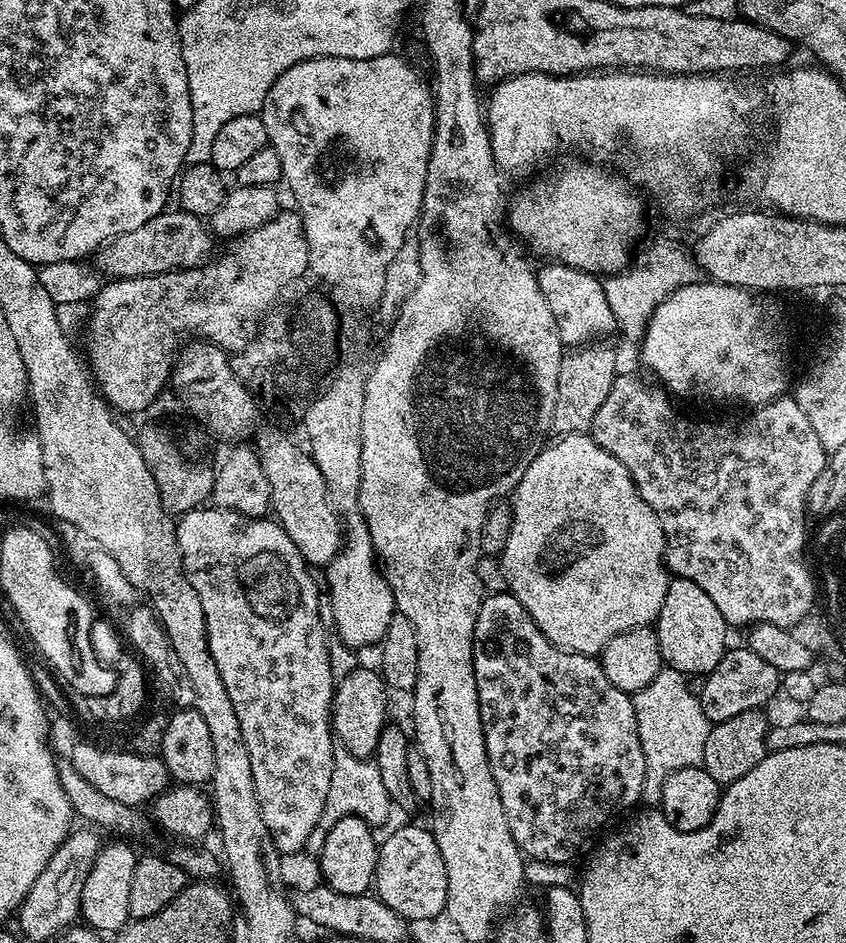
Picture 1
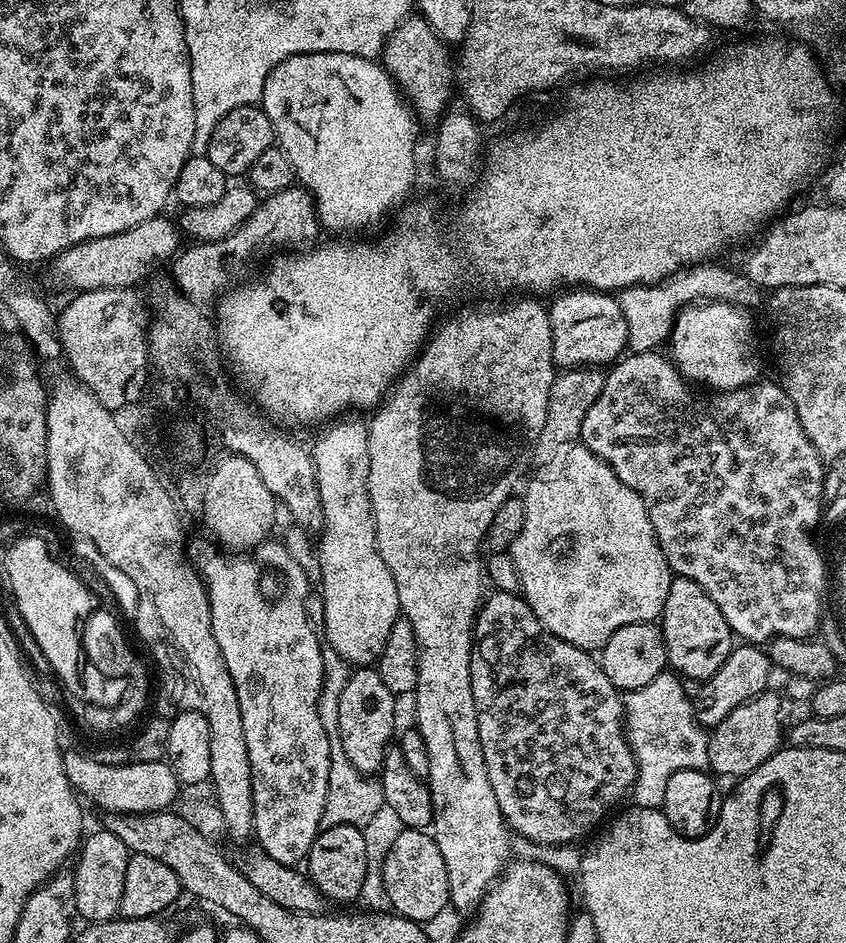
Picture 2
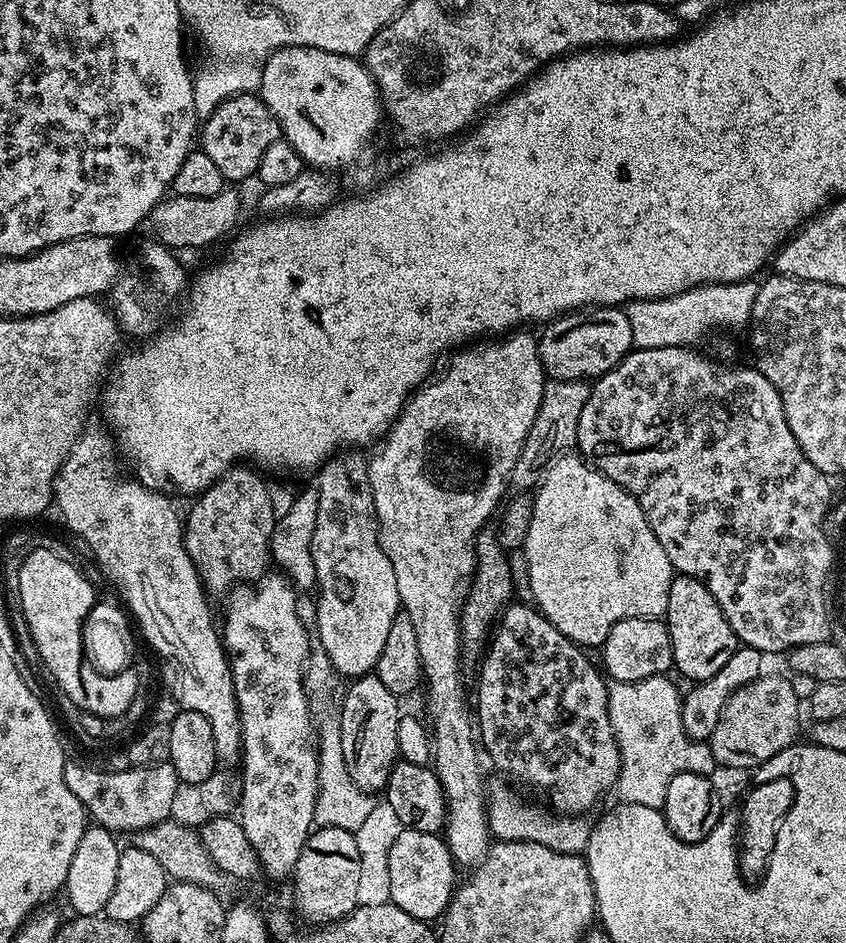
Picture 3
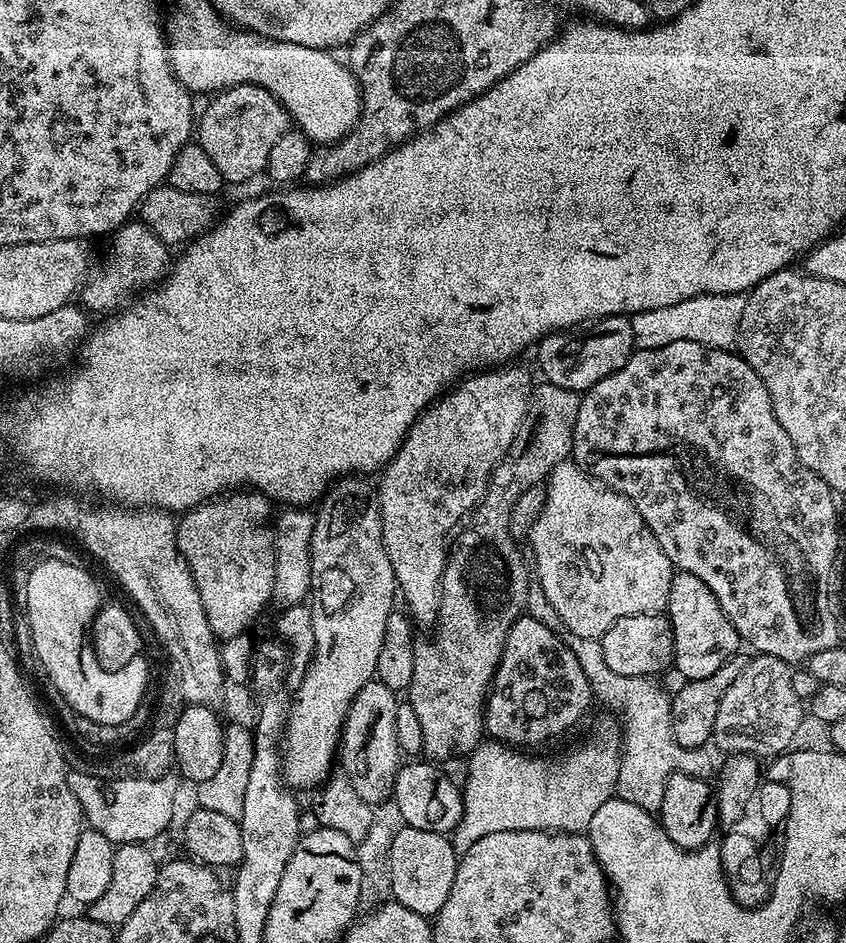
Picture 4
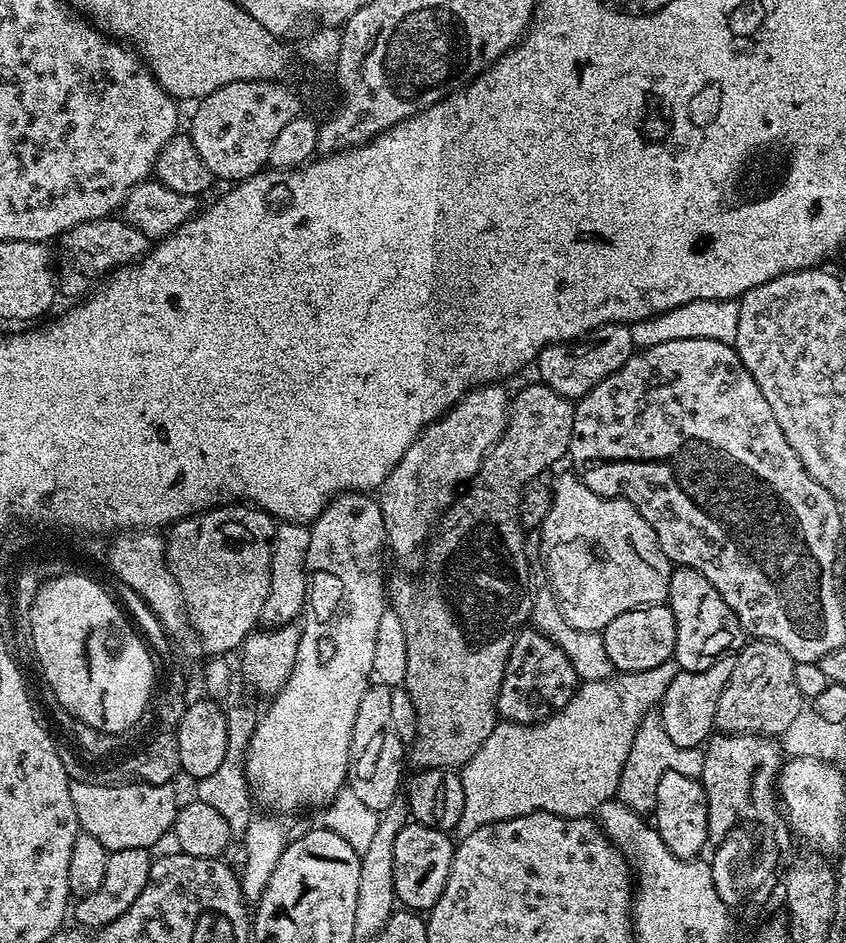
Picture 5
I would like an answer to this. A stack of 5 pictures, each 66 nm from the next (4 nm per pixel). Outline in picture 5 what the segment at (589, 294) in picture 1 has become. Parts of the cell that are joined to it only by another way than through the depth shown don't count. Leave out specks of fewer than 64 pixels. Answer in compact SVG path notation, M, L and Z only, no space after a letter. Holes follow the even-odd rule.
M603 324L578 340L565 340L547 344L534 361L534 368L540 371L539 383L550 386L559 396L573 402L585 396L598 382L610 378L632 357L634 345L632 329L626 324Z

